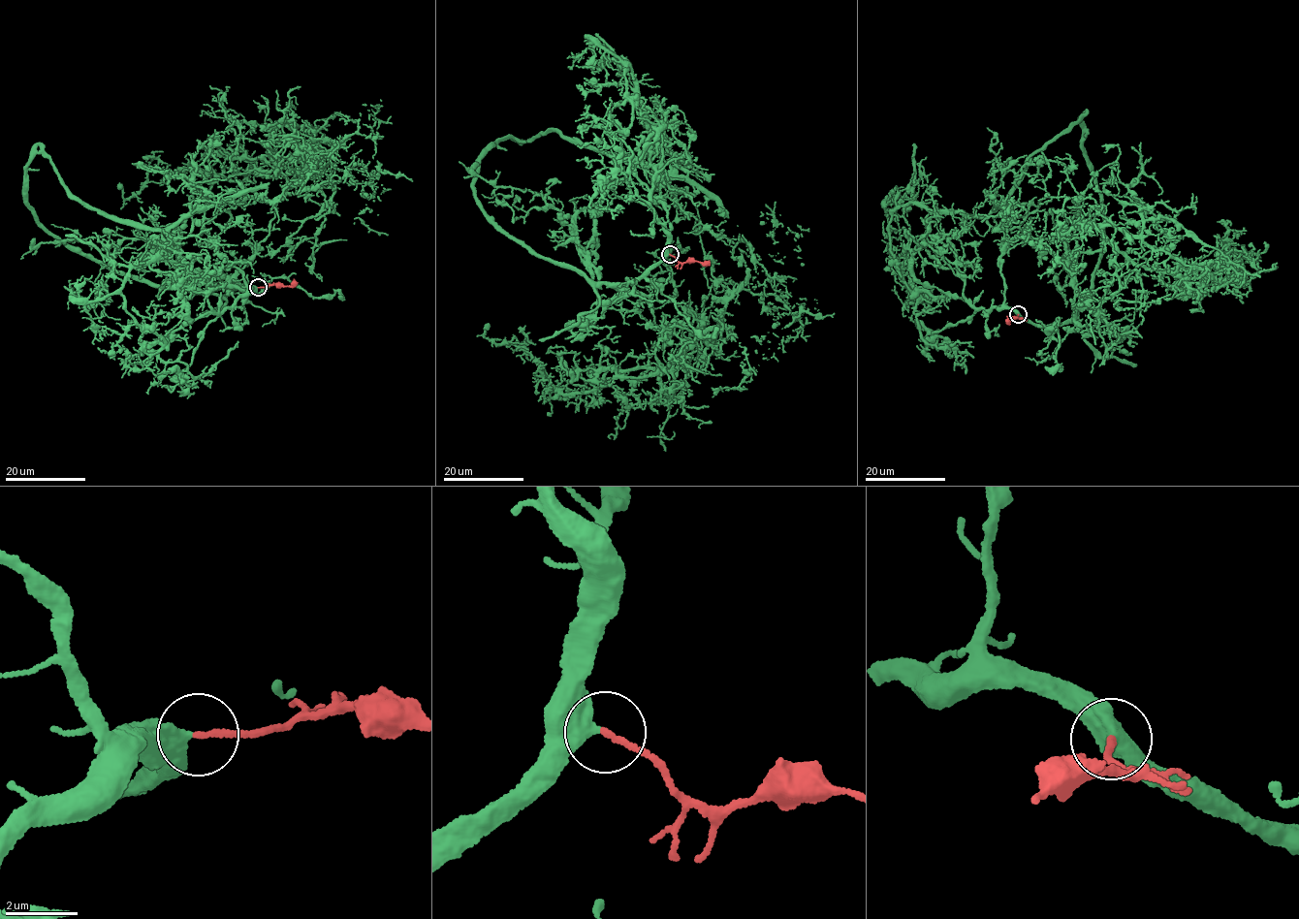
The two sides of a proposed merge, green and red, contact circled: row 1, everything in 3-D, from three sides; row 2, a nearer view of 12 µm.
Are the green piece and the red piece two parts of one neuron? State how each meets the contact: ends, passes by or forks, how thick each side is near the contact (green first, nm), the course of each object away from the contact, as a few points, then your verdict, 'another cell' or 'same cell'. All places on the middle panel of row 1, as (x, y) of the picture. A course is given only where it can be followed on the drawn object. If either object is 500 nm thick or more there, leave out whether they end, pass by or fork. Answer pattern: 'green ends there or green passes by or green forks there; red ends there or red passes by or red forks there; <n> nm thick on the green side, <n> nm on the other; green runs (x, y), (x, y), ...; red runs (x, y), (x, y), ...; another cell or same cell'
500 nm thick on the green side, 170 nm on the other; green runs (669, 254), (617, 284), (668, 343), (743, 289), (797, 318), (777, 314), (779, 348), (712, 397); red runs (670, 254), (683, 263), (710, 260); same cell

